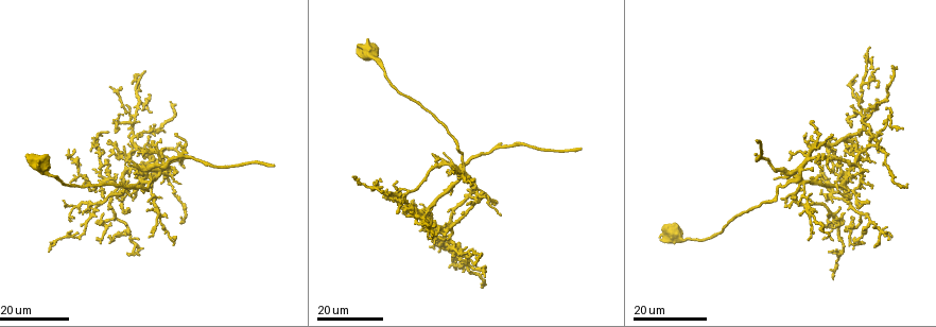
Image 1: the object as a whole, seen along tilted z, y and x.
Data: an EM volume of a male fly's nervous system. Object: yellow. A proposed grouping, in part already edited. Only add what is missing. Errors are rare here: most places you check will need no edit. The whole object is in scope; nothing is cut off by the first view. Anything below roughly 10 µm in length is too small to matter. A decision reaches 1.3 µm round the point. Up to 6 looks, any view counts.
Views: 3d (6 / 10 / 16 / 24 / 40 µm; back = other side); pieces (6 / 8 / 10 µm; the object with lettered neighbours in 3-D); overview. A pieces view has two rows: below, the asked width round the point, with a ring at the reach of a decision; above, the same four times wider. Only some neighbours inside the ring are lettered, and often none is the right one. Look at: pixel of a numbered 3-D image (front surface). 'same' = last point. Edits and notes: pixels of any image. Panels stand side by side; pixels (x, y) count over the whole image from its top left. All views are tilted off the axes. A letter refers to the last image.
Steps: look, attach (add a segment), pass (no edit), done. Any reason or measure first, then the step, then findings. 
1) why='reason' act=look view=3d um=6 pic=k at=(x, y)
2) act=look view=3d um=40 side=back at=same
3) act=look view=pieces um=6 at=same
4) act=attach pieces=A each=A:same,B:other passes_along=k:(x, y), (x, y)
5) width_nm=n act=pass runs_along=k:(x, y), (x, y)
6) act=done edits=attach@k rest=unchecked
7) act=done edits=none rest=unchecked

why='branch stops here' act=look view=3d um=16 pic=1 at=(811, 138)

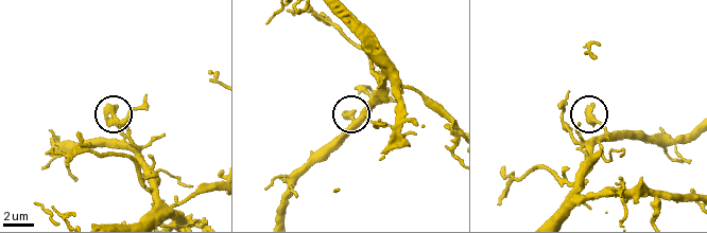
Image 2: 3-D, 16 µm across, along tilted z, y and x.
act=look view=3d um=10 pic=2 at=(107, 105)

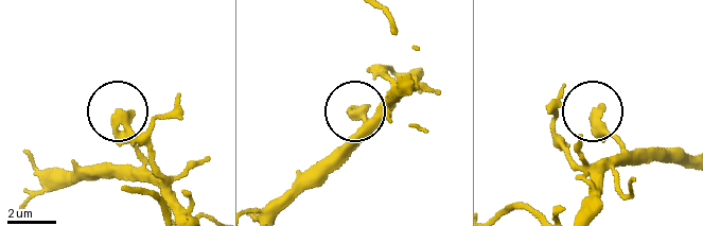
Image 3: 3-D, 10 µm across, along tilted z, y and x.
act=look view=pieces um=10 pic=3 at=(117, 113)

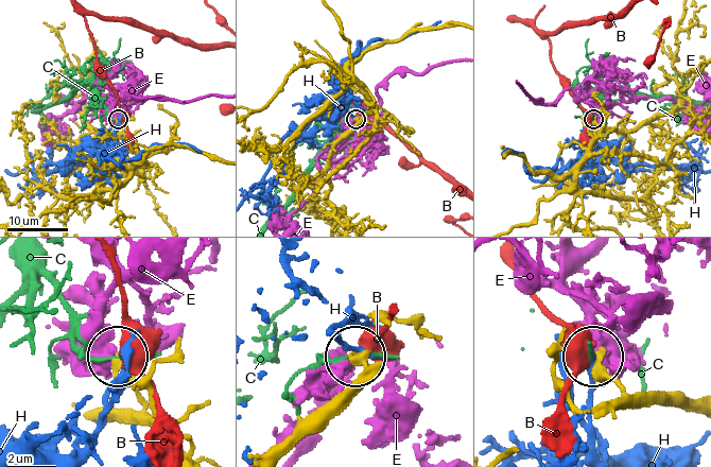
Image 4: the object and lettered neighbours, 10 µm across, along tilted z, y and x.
act=pass each=B:other,C:other,E:other,H:other runs_along=4:(600, 409), (620, 390), (594, 357) found='no lettered segment goes on from it'

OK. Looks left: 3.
why='branch stops here' act=look view=3d um=24 pic=1 at=(839, 208)

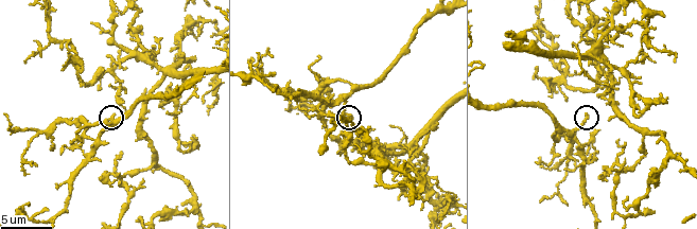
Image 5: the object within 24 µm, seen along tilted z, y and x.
why='what lies round it' act=look view=pieces um=8 pic=5 at=(114, 113)

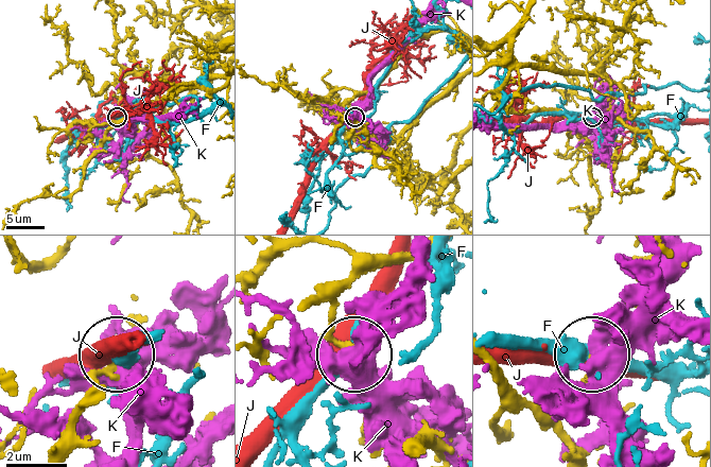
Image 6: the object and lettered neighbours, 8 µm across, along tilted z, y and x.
act=pass each=F:other,J:other,K:other found='no lettered segment goes on from it'

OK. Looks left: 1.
why='thin end' act=look view=pieces um=8 pic=5 at=(273, 73)

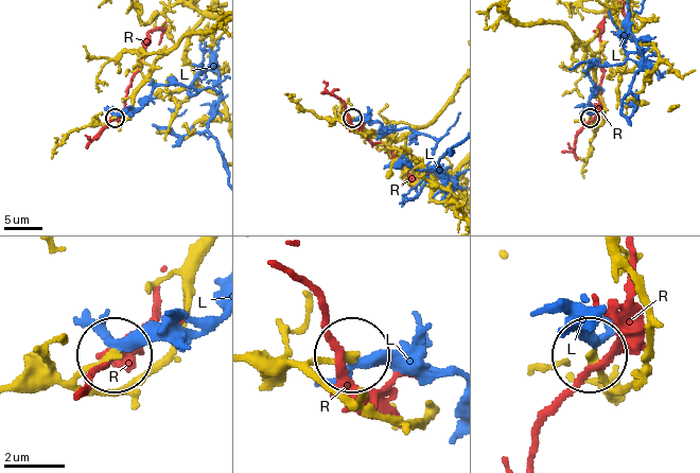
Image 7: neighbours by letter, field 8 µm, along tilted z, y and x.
act=pass each=L:other,R:other runs_along=7:(429, 122), (397, 138), (357, 134), (343, 121), (351, 117) found='none of them fits'

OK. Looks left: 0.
act=done edits=none rest=unchecked

